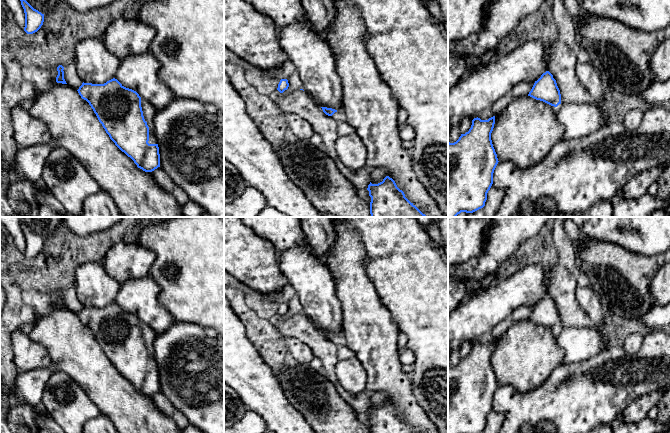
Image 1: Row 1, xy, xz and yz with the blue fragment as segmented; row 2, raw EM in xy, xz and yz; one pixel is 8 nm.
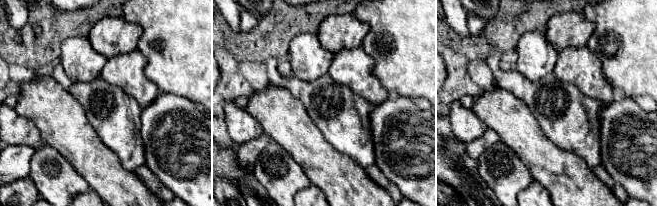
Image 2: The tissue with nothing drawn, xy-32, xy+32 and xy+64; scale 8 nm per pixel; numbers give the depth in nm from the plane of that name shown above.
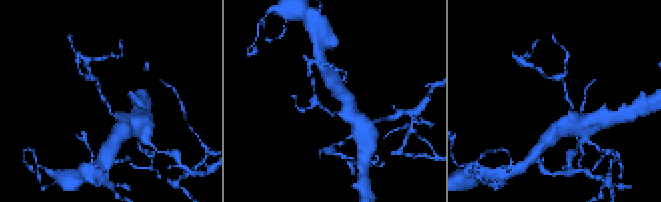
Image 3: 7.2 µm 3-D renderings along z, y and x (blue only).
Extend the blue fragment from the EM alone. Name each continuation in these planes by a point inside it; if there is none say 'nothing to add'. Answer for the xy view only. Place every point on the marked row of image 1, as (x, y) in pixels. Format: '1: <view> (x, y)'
1: xy (149, 111)

